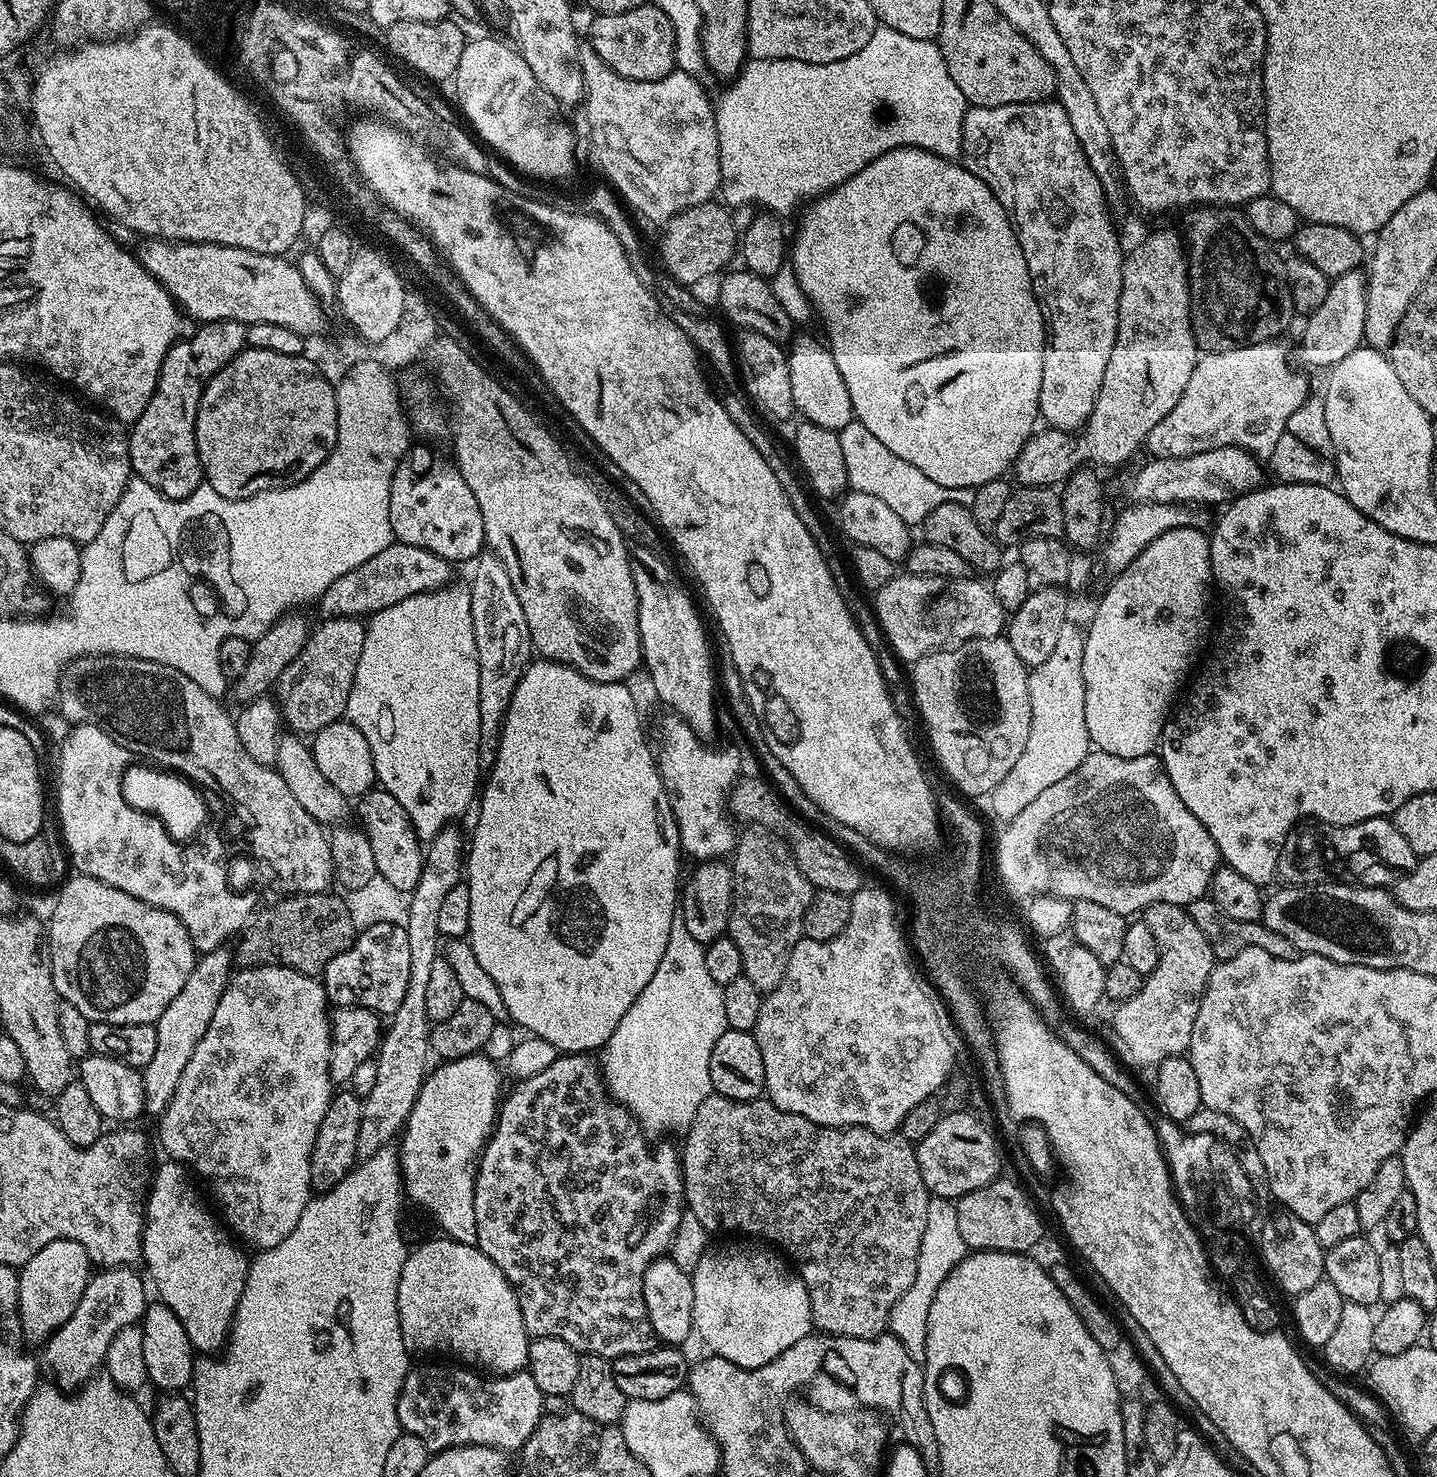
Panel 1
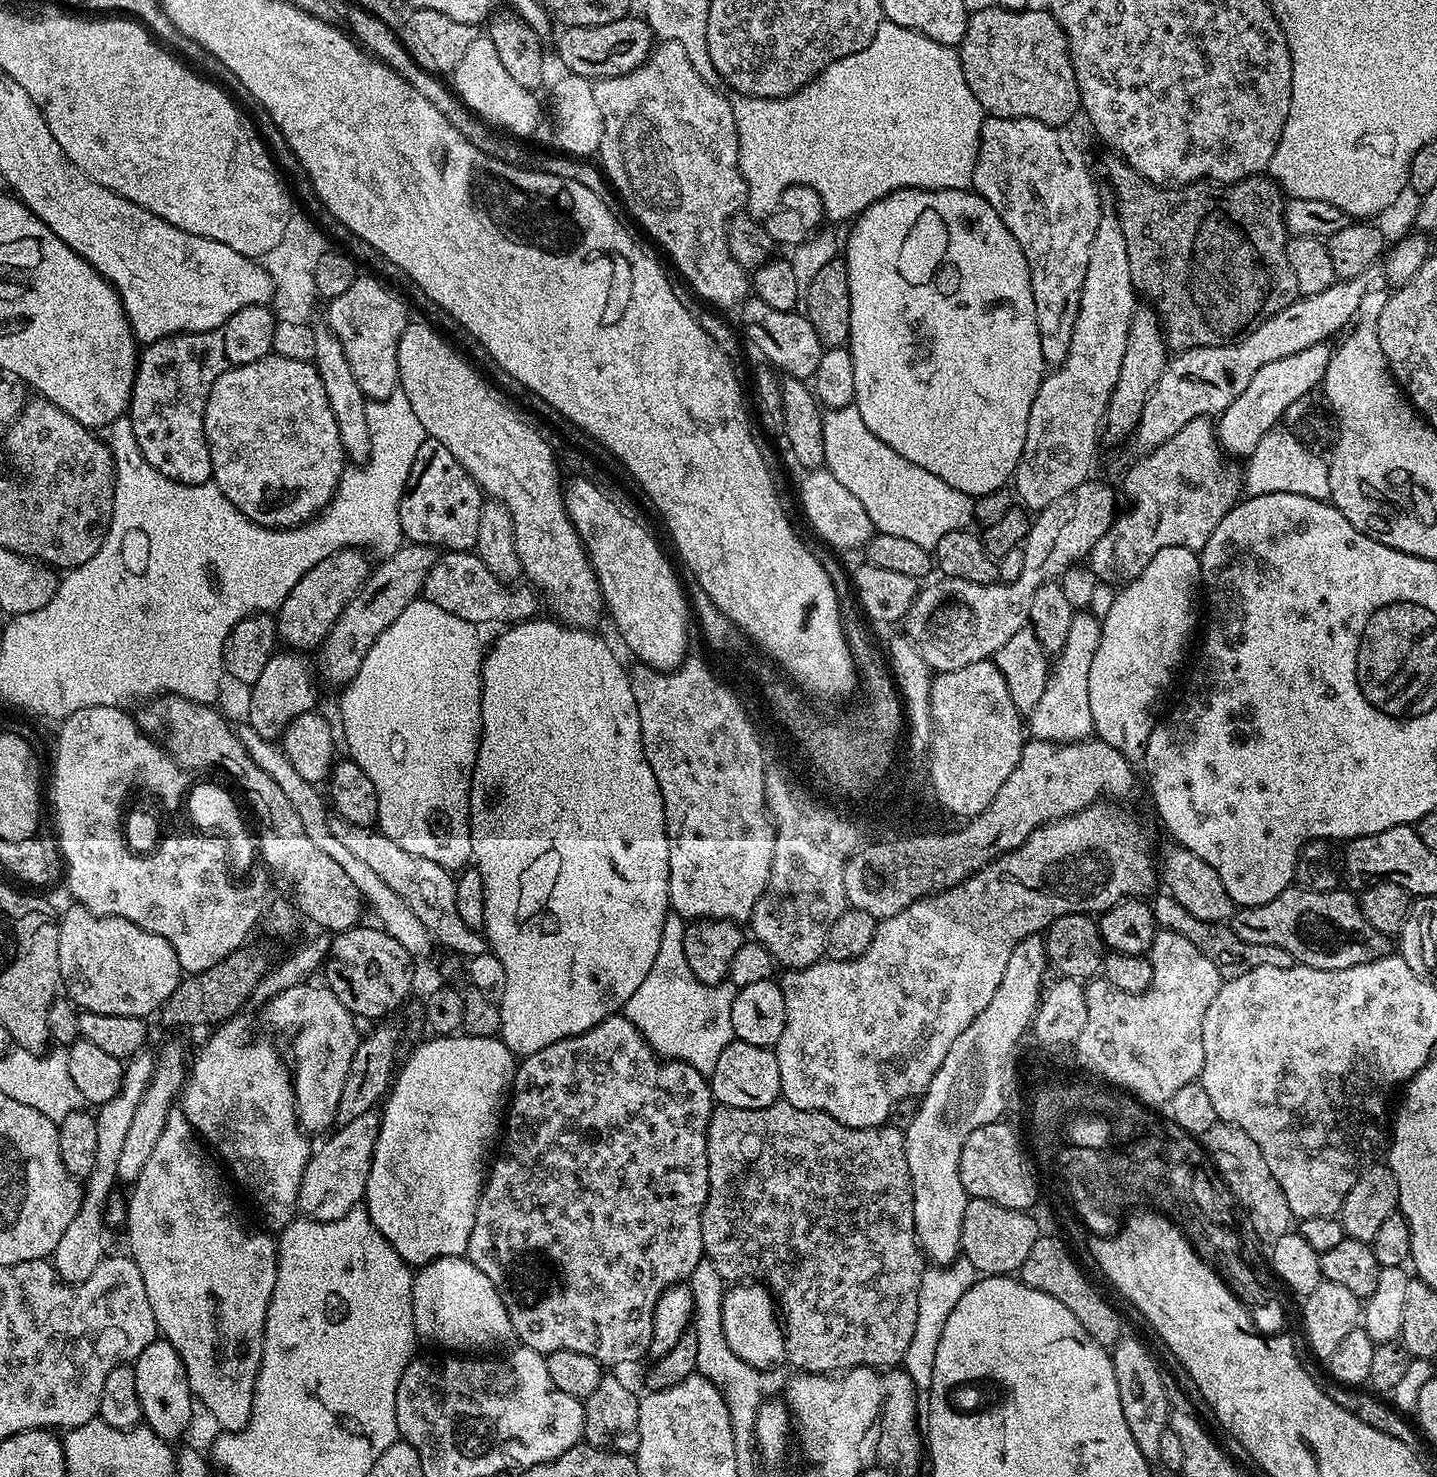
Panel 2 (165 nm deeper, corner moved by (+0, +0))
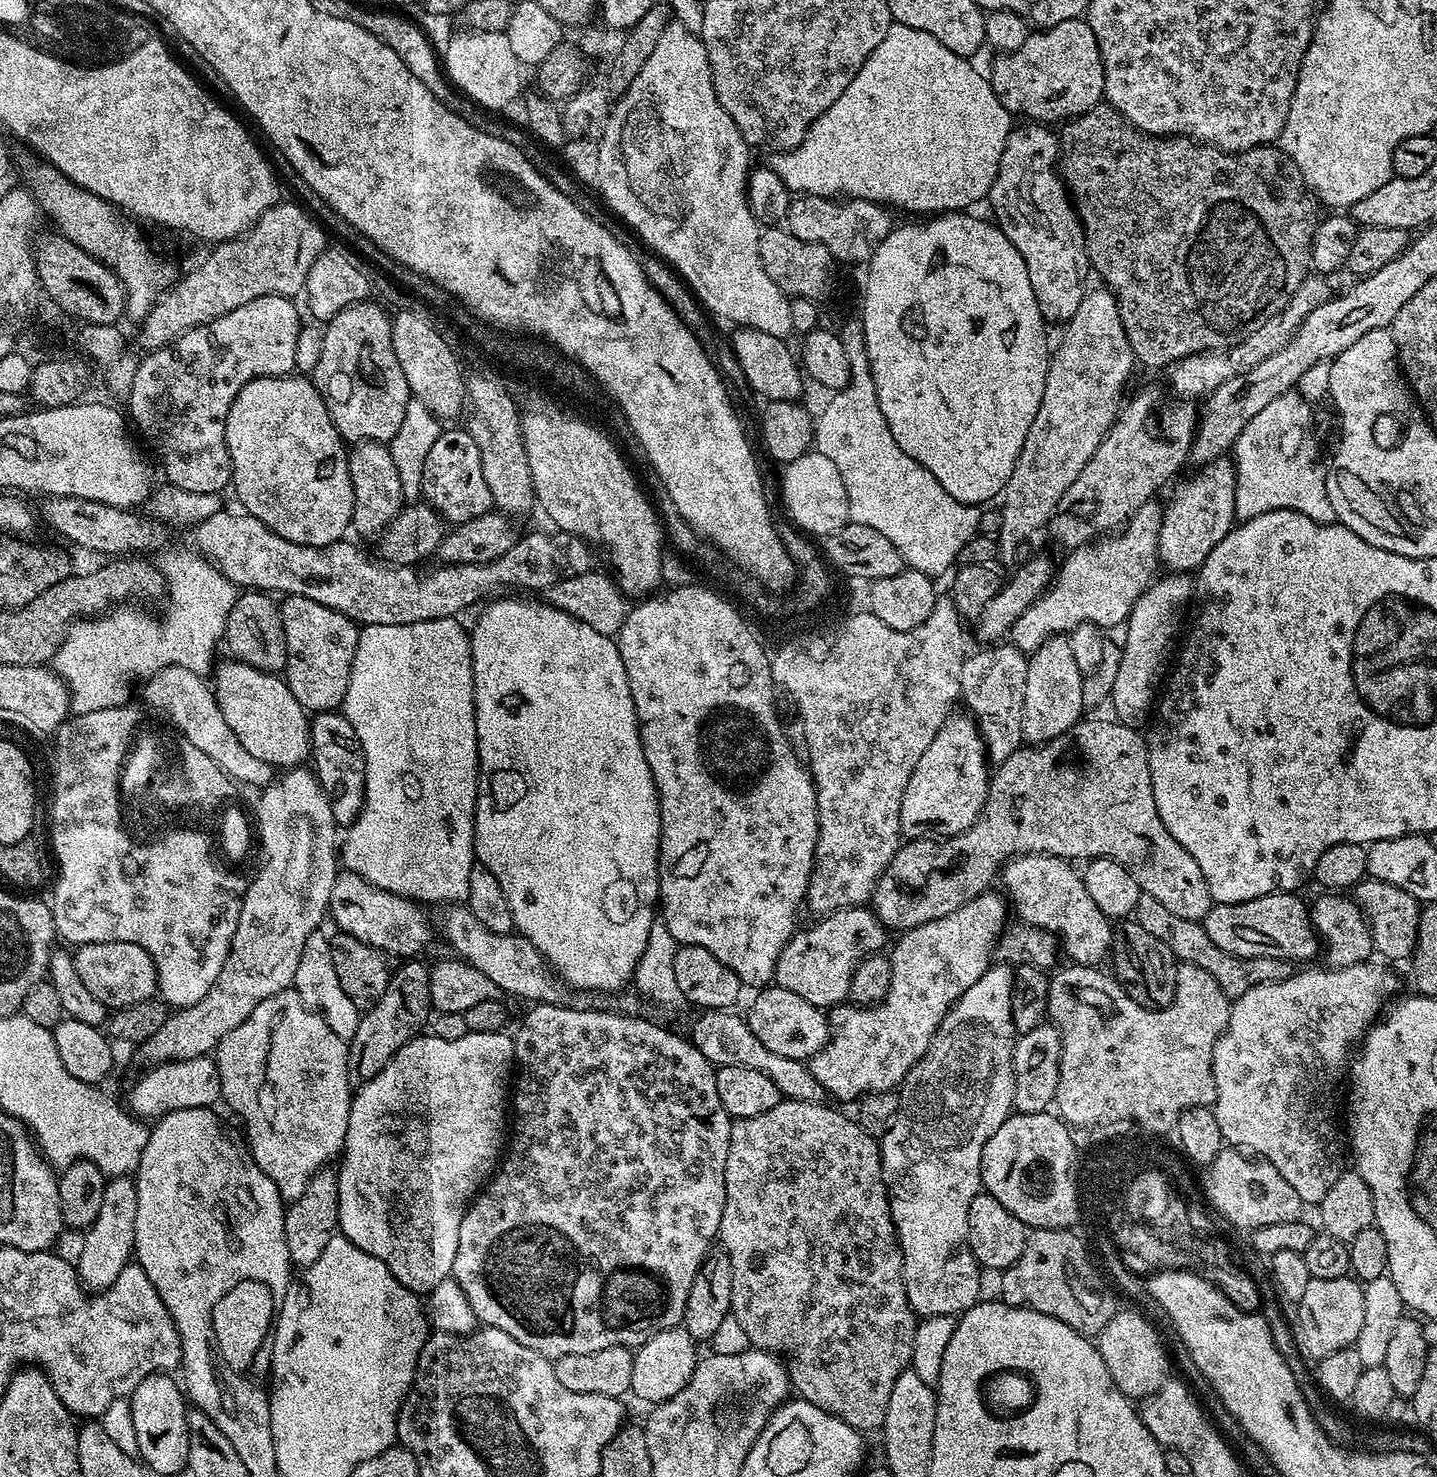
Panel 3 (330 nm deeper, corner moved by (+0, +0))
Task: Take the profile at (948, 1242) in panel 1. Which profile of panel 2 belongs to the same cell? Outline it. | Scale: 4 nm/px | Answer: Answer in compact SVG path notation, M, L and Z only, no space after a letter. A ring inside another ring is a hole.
M963 1256L957 1257L951 1264L927 1267L922 1276L918 1292L918 1319L915 1322L914 1336L906 1348L902 1361L903 1371L911 1378L917 1391L926 1392L933 1382L934 1357L937 1353L938 1339L950 1311L957 1305L962 1294L976 1283L976 1267Z

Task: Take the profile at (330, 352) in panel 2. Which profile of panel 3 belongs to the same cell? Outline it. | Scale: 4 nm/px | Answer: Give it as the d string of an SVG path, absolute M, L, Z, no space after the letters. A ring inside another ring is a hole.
M358 440L348 448L348 470L354 492L351 527L360 536L377 537L397 516L404 500L398 468L394 466L391 447L379 440Z

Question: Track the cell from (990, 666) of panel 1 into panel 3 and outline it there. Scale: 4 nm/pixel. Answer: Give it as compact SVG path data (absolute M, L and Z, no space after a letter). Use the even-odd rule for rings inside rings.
M948 716L934 742L930 742L922 758L918 758L906 782L900 803L900 831L905 837L924 838L929 834L940 838L957 836L967 831L984 809L990 761L975 719L964 716Z

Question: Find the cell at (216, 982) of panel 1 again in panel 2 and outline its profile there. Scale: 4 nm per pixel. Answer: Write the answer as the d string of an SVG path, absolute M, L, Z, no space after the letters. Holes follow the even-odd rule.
M168 1048L156 1060L156 1069L150 1078L150 1086L146 1086L146 1094L142 1094L142 1102L138 1102L138 1110L126 1133L126 1143L118 1158L117 1181L135 1182L138 1174L142 1174L142 1166L146 1166L154 1146L158 1146L158 1138L162 1138L162 1130L166 1130L166 1118L174 1110L175 1102L184 1091L186 1083L186 1060L180 1048Z

